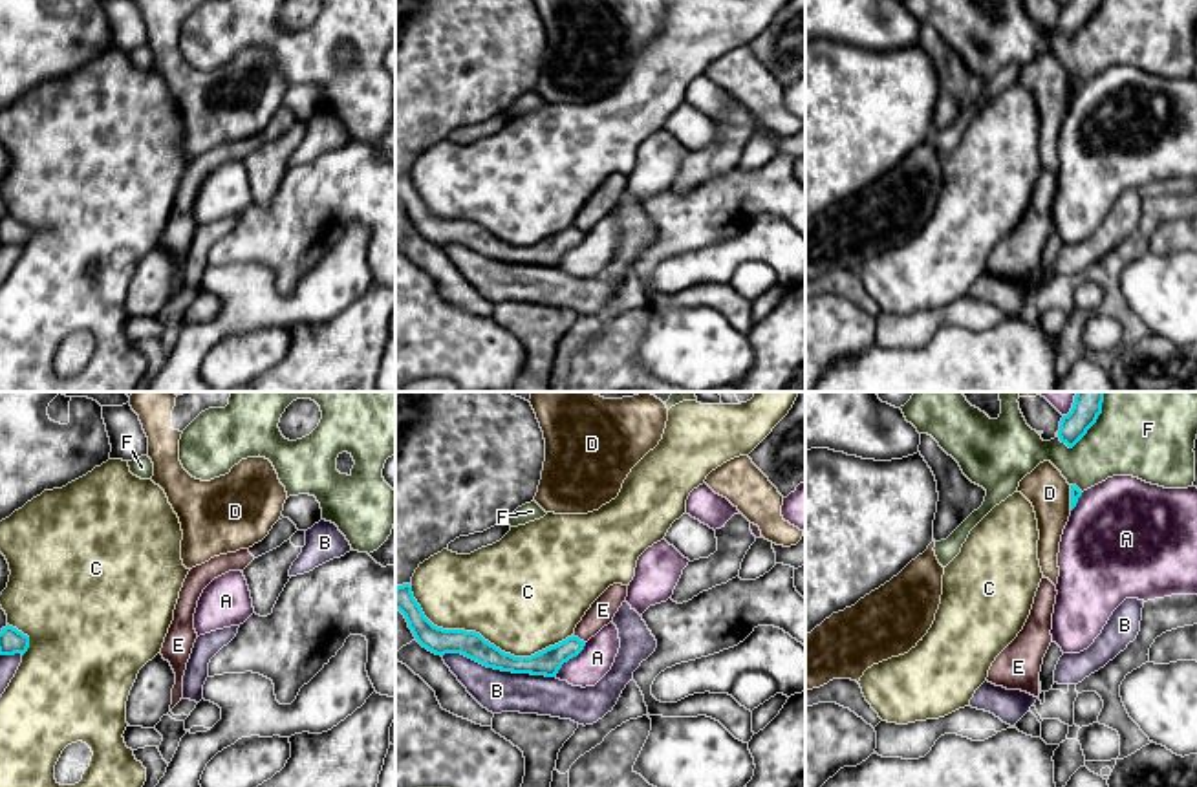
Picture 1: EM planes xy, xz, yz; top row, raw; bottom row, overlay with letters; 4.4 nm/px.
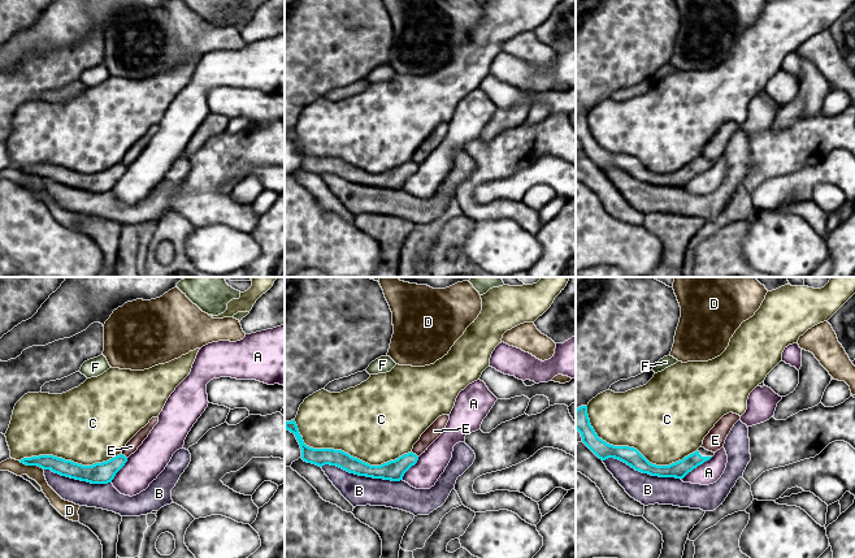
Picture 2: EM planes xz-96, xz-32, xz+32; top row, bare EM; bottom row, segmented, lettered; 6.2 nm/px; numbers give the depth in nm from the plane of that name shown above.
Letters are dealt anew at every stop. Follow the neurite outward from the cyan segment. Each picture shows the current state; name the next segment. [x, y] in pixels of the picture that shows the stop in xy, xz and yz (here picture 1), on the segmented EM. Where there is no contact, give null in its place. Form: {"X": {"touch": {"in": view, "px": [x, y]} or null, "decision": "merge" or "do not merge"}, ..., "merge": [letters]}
{"A": {"touch": {"in": "xz", "px": [570, 657]}, "decision": "do not merge"}, "B": {"touch": {"in": "xz", "px": [498, 668]}, "decision": "do not merge"}, "C": {"touch": {"in": "xz", "px": [482, 637]}, "decision": "do not merge"}, "D": {"touch": {"in": "yz", "px": [1071, 498]}, "decision": "do not merge"}, "E": {"touch": {"in": "xz", "px": [577, 637]}, "decision": "do not merge"}, "F": {"touch": {"in": "yz", "px": [1095, 421]}, "decision": "do not merge"}, "merge": []}

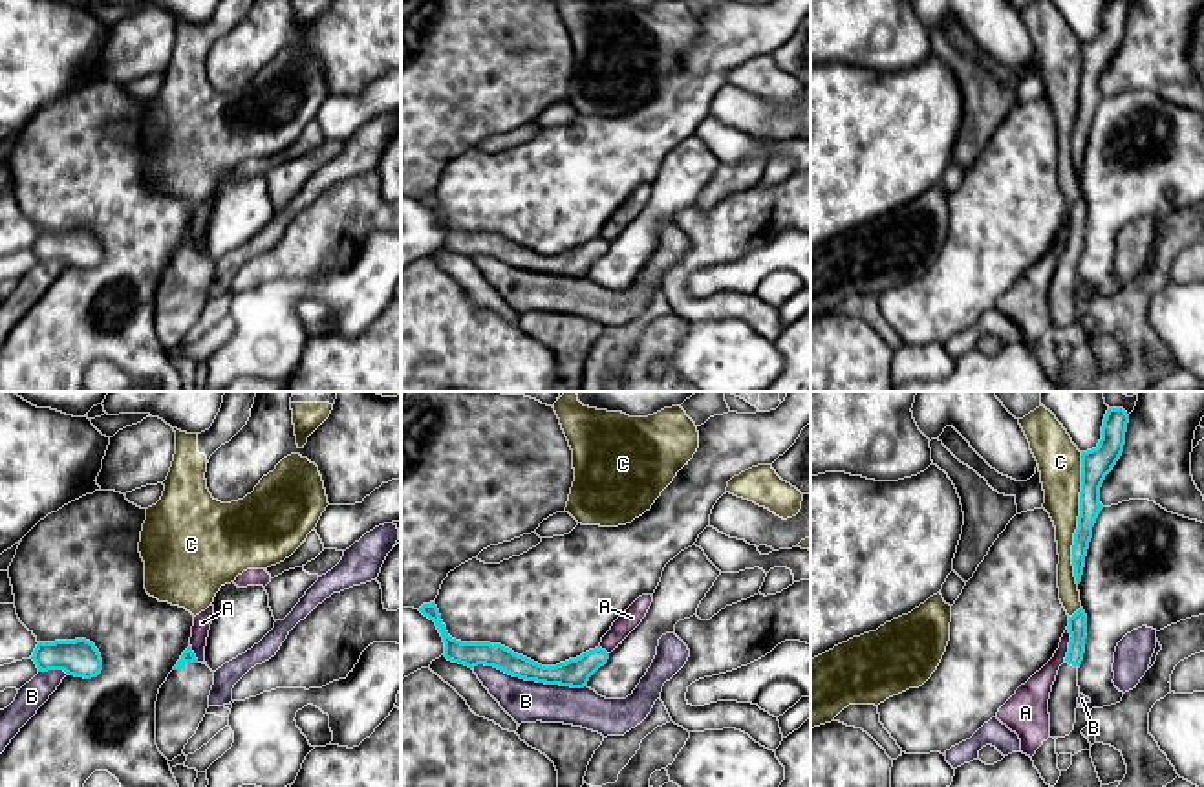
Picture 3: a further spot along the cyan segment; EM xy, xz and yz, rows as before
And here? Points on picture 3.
{"A": {"touch": {"in": "yz", "px": [1069, 643]}, "decision": "do not merge"}, "B": {"touch": {"in": "xz", "px": [529, 679]}, "decision": "do not merge"}, "C": {"touch": {"in": "yz", "px": [1078, 518]}, "decision": "do not merge"}, "merge": []}

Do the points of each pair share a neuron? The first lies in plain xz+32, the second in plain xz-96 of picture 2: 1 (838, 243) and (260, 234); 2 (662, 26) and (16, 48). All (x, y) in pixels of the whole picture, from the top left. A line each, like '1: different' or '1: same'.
1: same
2: different

